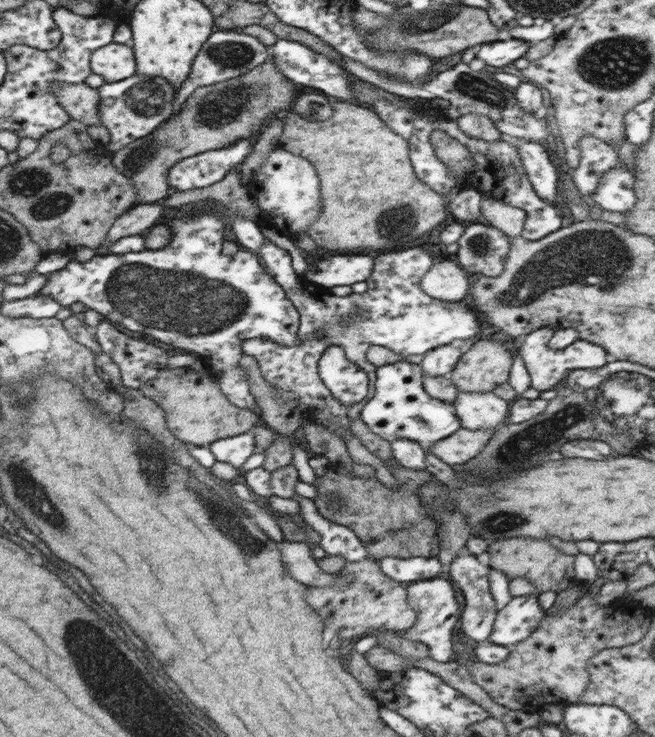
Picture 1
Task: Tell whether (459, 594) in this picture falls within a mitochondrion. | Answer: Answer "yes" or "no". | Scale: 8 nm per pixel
no

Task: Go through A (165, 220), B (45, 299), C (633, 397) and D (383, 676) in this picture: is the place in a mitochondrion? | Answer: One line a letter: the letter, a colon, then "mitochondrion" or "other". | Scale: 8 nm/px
A: other
B: other
C: mitochondrion
D: other

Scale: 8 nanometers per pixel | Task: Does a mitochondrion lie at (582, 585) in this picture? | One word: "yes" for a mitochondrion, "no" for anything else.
no

